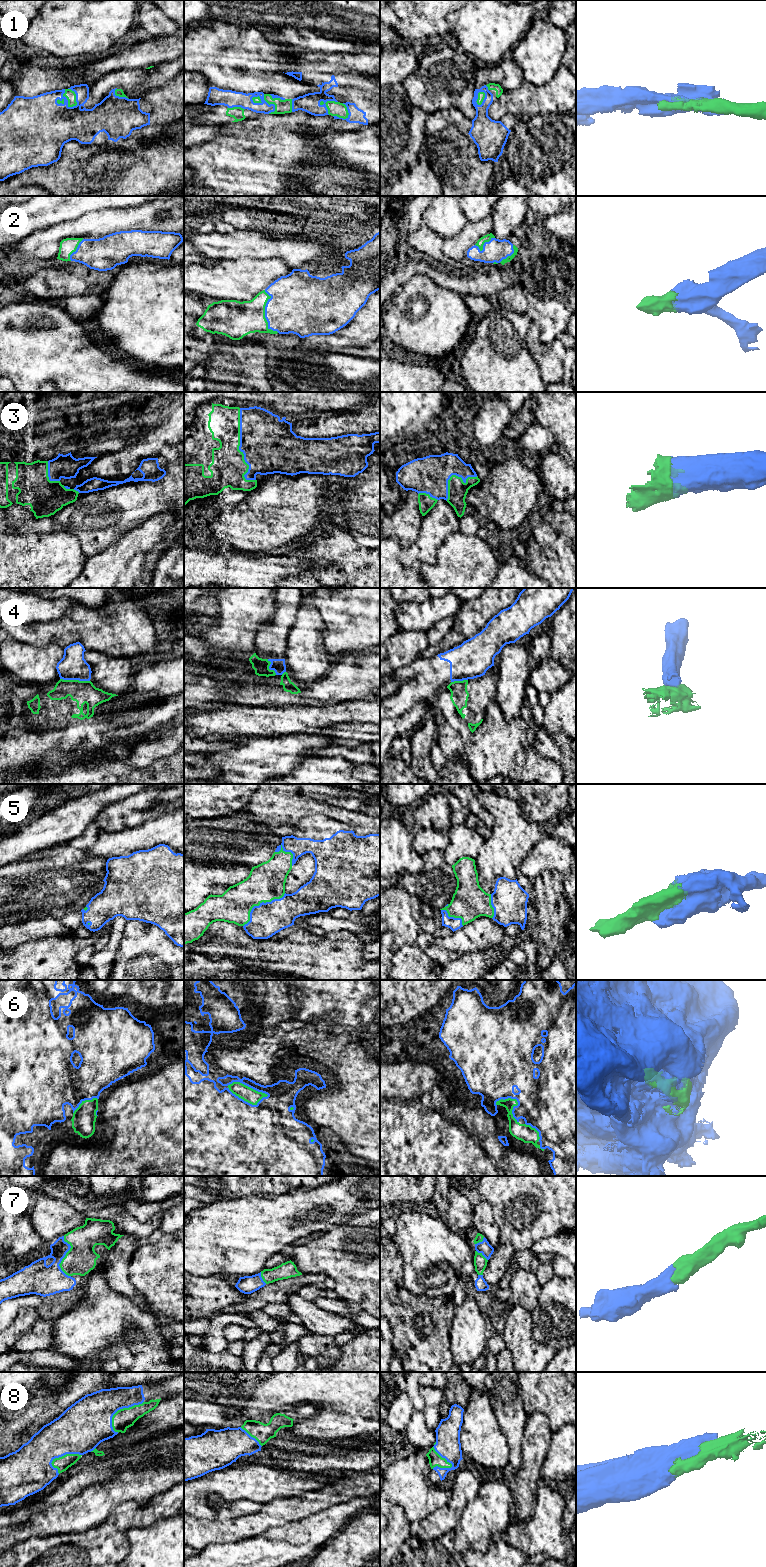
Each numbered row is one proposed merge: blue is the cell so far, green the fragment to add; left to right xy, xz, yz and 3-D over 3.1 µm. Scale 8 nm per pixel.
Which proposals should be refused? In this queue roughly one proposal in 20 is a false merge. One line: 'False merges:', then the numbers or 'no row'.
False merges: 4

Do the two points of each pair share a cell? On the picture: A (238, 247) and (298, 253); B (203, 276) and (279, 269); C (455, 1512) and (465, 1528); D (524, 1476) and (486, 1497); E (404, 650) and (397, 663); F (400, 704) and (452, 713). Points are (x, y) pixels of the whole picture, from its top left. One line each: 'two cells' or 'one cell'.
A: one cell
B: one cell
C: two cells
D: two cells
E: one cell
F: two cells

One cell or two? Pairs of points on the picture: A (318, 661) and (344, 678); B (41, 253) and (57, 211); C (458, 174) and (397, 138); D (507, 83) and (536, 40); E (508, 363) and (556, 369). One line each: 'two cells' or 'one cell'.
A: two cells
B: two cells
C: two cells
D: two cells
E: one cell

